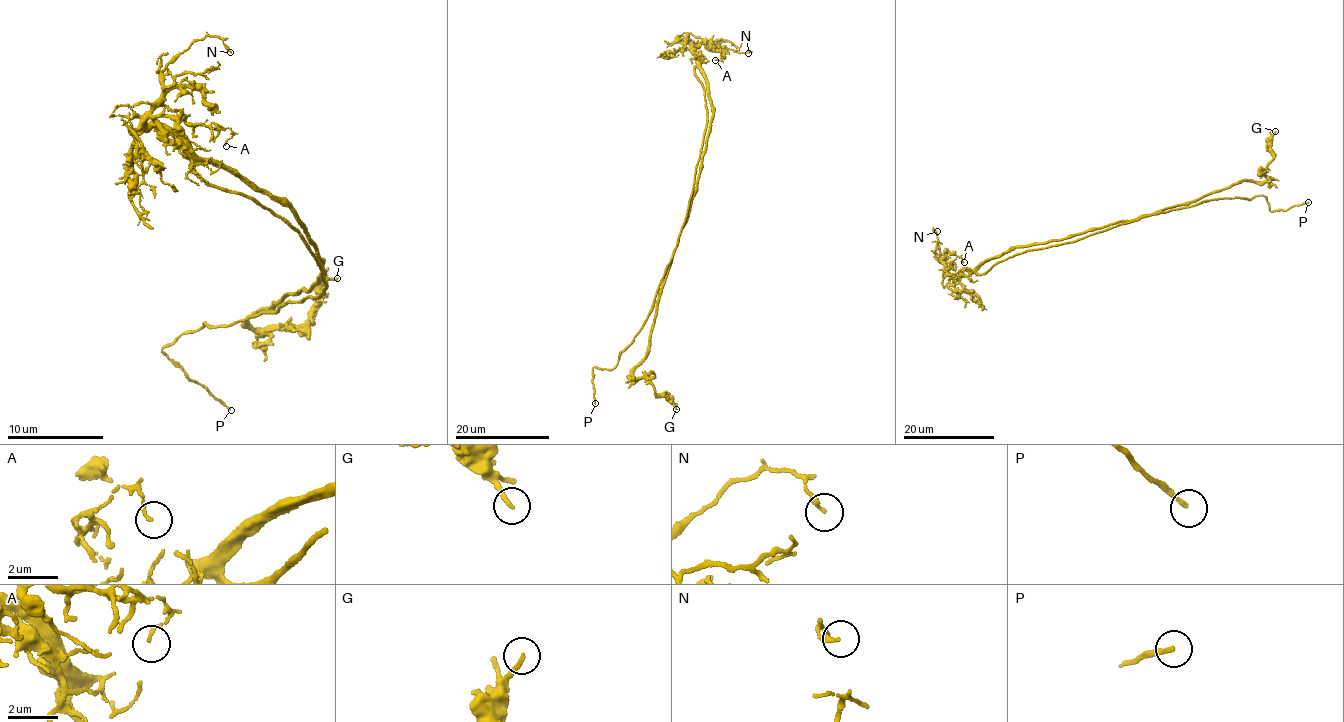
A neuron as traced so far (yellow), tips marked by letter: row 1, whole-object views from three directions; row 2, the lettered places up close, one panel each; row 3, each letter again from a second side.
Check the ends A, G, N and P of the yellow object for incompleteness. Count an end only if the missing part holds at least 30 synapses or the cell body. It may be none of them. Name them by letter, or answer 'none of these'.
P

